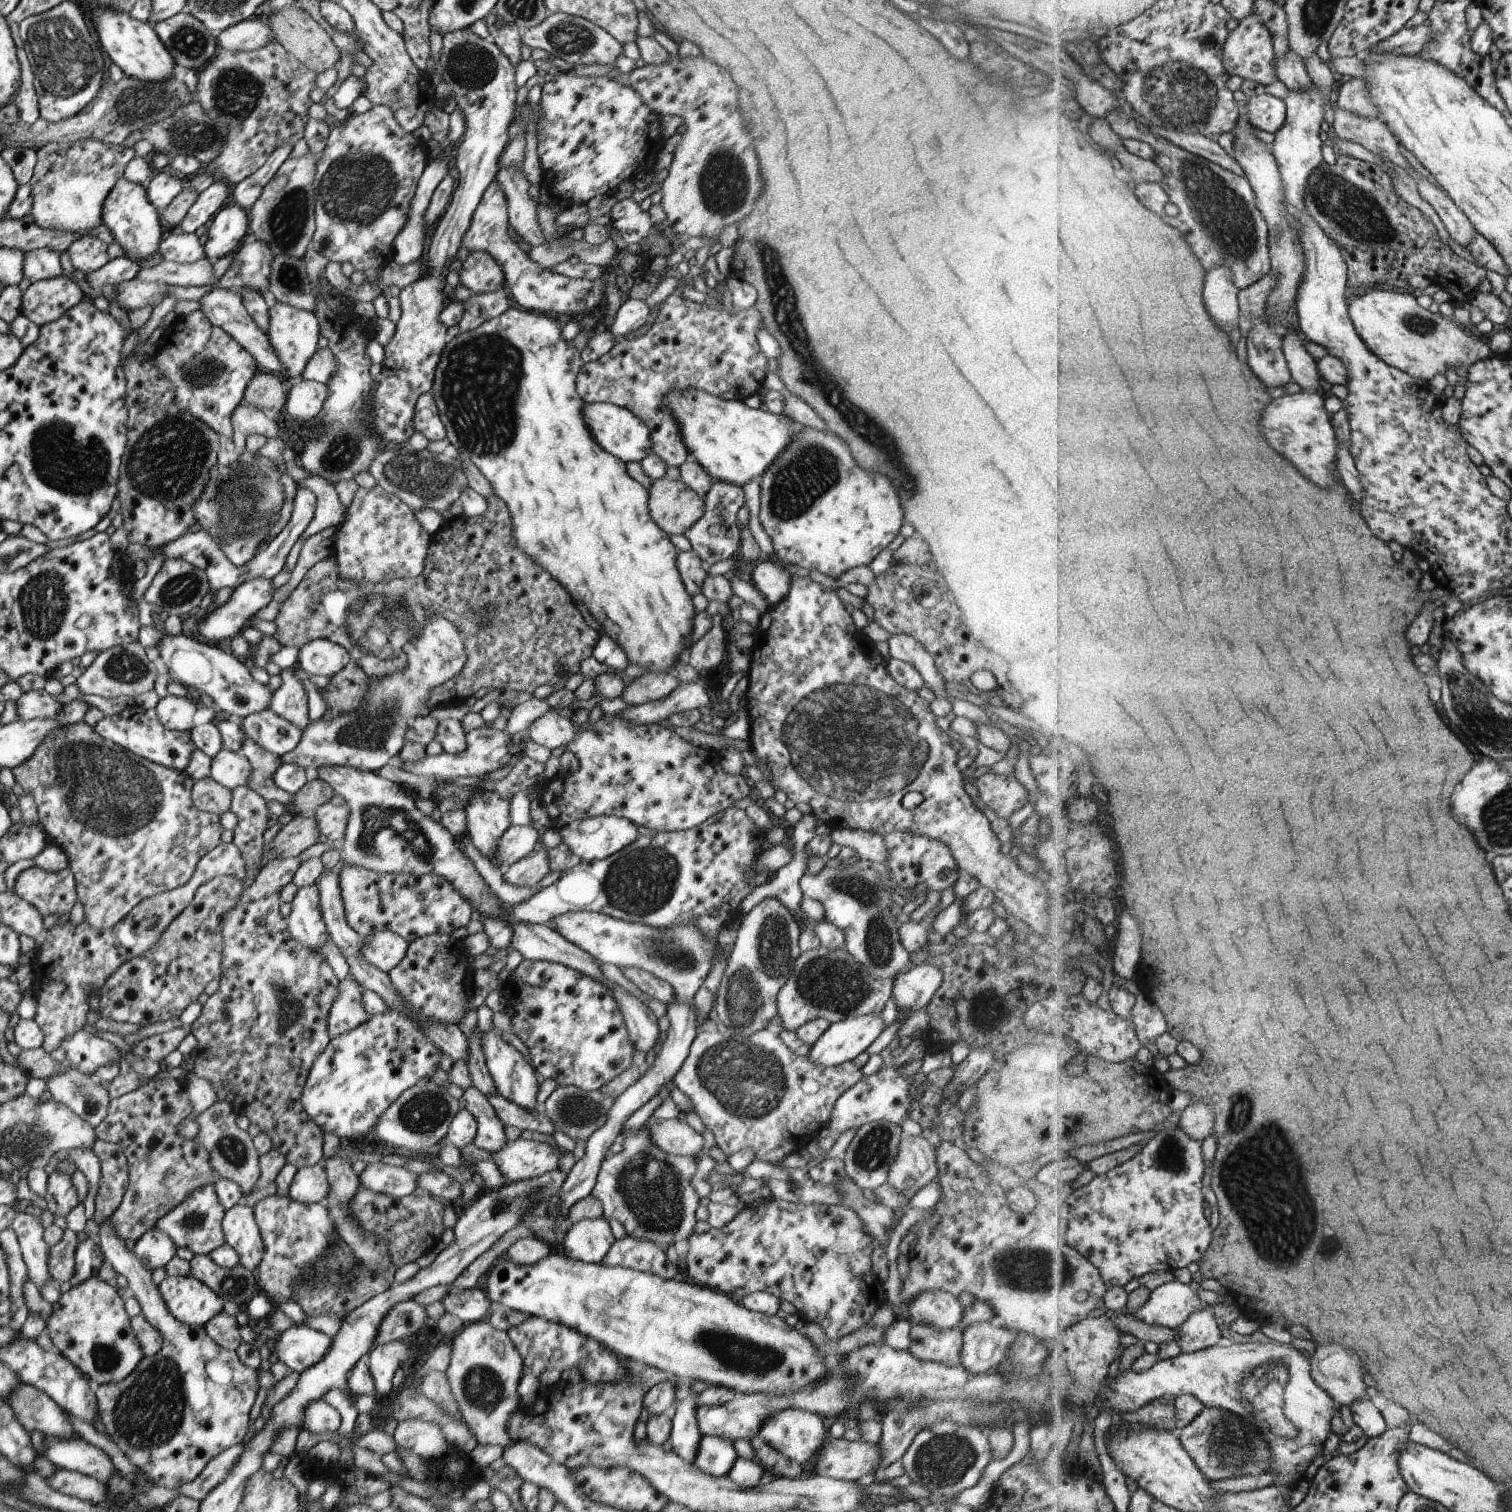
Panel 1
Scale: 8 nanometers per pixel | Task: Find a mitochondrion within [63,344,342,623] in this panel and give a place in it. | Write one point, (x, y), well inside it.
(165, 460)

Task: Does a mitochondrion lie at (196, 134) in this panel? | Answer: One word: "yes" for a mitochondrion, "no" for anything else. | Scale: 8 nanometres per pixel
yes

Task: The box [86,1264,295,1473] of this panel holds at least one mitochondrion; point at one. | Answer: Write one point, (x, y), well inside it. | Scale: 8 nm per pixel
(149, 1413)

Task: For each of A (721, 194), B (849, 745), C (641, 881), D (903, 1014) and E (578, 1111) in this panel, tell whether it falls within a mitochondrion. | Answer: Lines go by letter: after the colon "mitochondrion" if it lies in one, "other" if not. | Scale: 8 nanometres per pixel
A: mitochondrion
B: mitochondrion
C: mitochondrion
D: other
E: mitochondrion

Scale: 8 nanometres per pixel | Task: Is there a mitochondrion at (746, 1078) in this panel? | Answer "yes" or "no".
yes

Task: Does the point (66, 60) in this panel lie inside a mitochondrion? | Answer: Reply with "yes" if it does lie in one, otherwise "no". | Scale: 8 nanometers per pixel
yes

